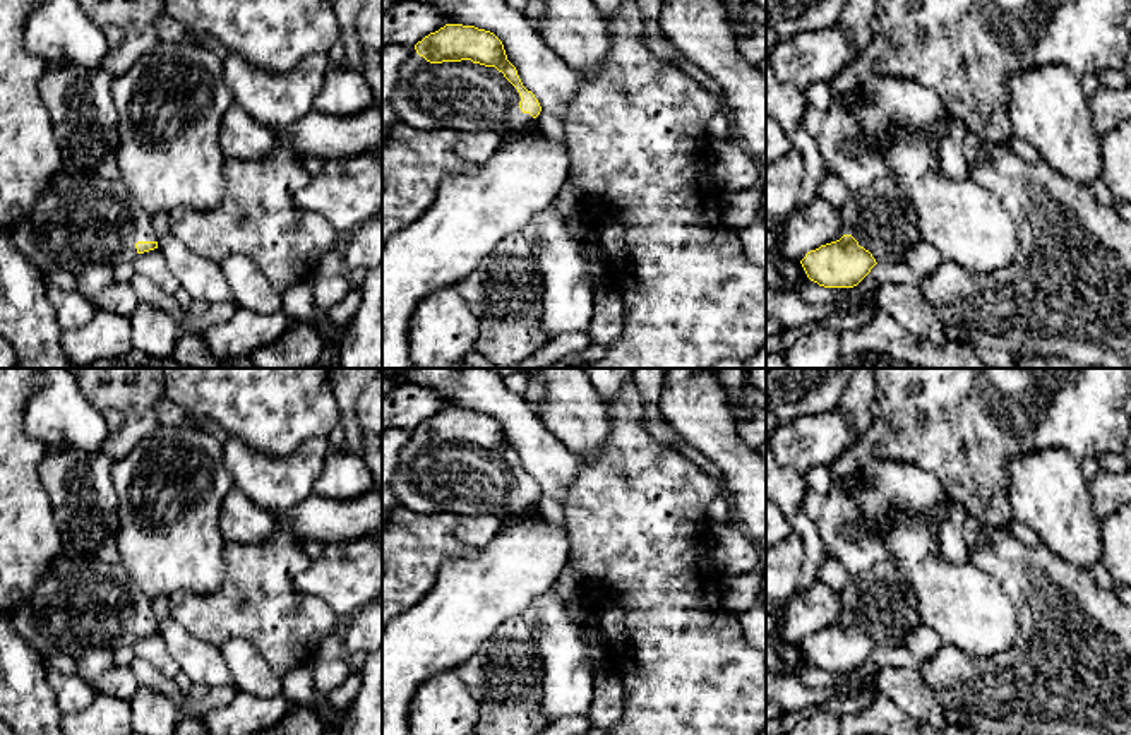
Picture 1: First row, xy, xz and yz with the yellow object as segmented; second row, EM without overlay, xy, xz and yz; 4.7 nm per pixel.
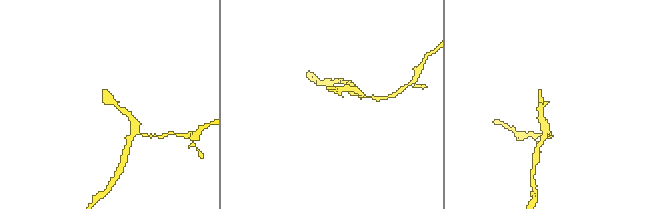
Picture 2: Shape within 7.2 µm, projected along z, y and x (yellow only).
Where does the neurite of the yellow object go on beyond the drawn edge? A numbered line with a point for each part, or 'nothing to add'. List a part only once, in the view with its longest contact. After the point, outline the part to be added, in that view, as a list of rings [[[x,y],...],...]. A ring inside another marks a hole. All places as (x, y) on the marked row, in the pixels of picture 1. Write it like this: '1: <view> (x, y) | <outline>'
1: xz (466, 98) | [[[410,48],[392,96],[392,108],[401,122],[413,128],[452,128],[456,132],[495,132],[499,137],[531,122],[519,108],[518,89],[495,67],[459,62],[430,63]]]

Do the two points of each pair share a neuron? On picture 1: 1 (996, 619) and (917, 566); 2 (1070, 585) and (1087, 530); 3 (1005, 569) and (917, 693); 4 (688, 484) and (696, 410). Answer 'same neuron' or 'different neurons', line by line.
1: same neuron
2: different neurons
3: different neurons
4: different neurons

